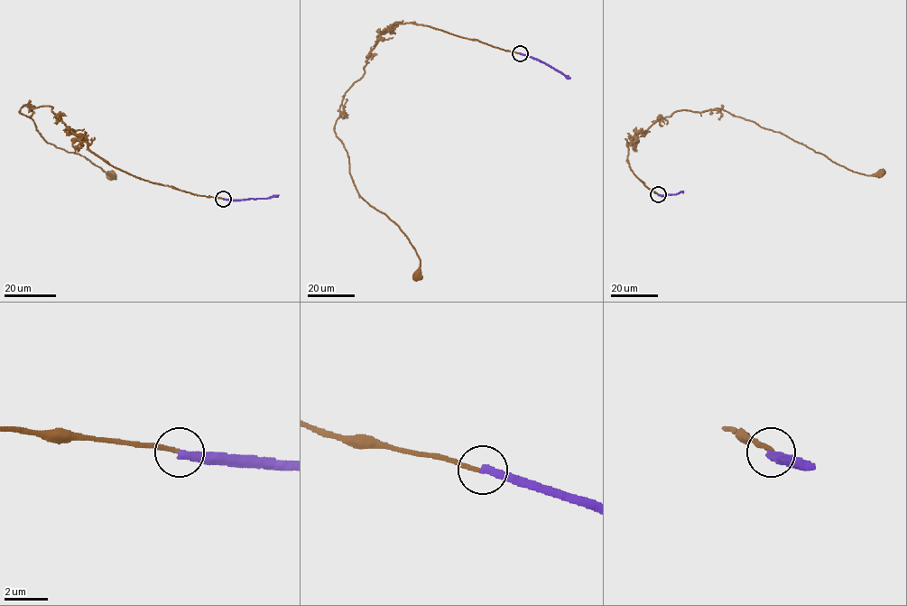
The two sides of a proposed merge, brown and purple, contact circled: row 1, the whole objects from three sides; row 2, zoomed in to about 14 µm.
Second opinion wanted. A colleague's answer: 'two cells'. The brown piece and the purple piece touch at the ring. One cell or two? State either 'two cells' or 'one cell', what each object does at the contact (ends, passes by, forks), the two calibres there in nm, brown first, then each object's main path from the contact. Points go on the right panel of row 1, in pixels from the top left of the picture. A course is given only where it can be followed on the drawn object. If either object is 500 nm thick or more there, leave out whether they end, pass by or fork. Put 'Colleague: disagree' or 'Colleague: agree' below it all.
two cells; brown ends there; purple ends there; 190 nm thick on the brown side, 360 nm on the other; brown runs (658, 194), (632, 172), (627, 144), (657, 121), (680, 110), (721, 109), (785, 135), (855, 172), (882, 172); purple runs (658, 194), (676, 194), (682, 191)
Colleague: agree

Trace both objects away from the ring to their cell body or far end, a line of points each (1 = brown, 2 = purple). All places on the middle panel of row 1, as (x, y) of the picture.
1: (520, 53), (395, 23), (346, 92), (334, 128), (352, 181), (415, 250), (418, 277)
2: (520, 53), (543, 61), (570, 78)

